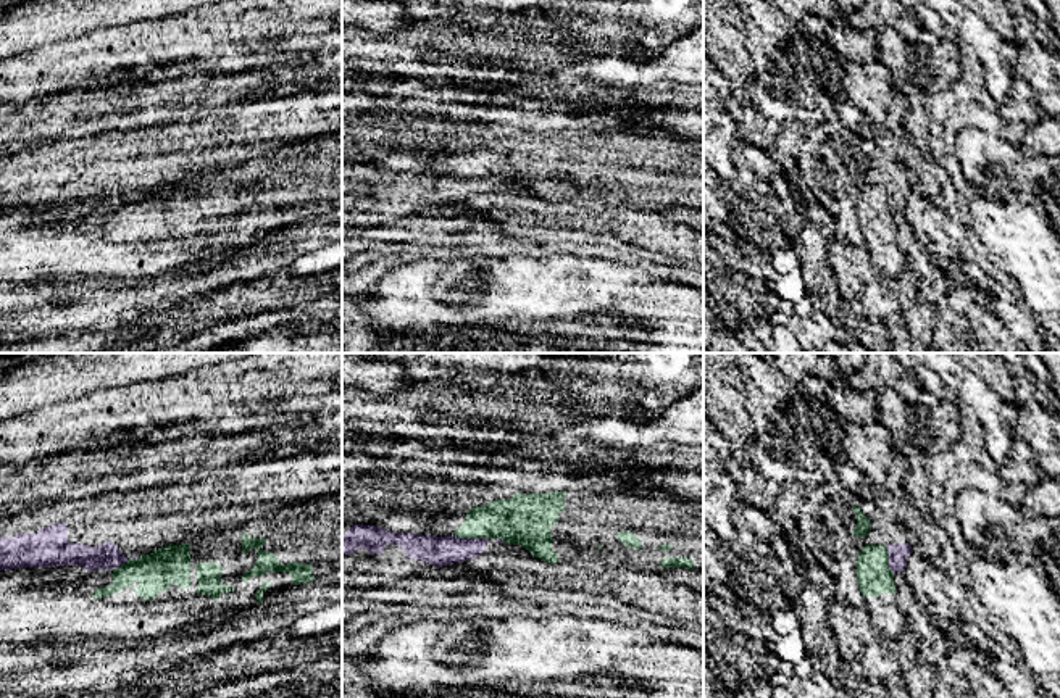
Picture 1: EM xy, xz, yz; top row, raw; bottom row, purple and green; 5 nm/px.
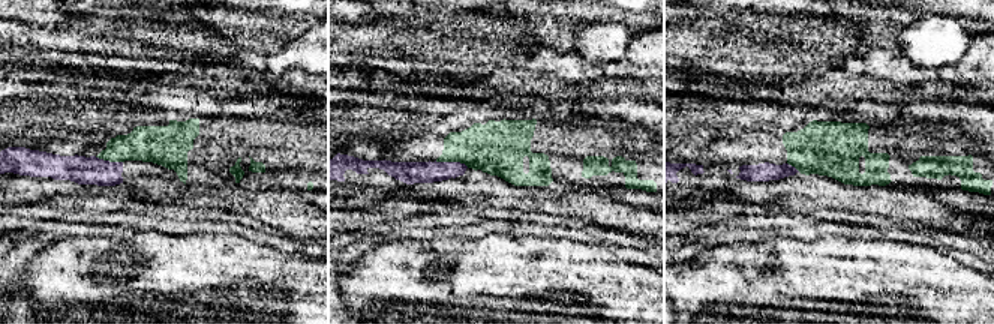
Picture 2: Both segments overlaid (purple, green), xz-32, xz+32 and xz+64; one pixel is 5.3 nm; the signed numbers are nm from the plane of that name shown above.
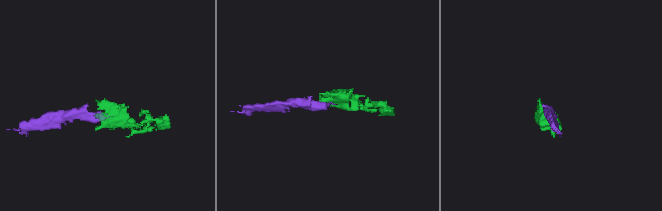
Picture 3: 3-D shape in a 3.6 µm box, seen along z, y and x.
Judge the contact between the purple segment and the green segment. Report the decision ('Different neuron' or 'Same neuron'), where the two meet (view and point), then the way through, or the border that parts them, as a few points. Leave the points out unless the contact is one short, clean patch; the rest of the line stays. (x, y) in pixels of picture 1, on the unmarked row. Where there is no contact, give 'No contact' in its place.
Different neuron. Touches purple at xz (470, 178). Boundary: xz (452, 174), (488, 178)

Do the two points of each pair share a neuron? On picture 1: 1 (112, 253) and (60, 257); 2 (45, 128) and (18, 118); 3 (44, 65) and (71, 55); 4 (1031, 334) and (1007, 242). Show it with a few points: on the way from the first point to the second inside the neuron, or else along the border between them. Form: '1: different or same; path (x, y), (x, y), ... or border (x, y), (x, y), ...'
1: same; path (99, 253), (73, 253)
2: same; path (39, 121), (36, 118), (25, 118)
3: same; path (50, 65), (62, 65), (65, 62)
4: different; border (1022, 305), (1028, 311)

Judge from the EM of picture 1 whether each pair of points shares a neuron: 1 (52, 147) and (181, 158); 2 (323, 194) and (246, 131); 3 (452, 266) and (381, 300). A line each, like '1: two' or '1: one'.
1: one
2: two
3: one

